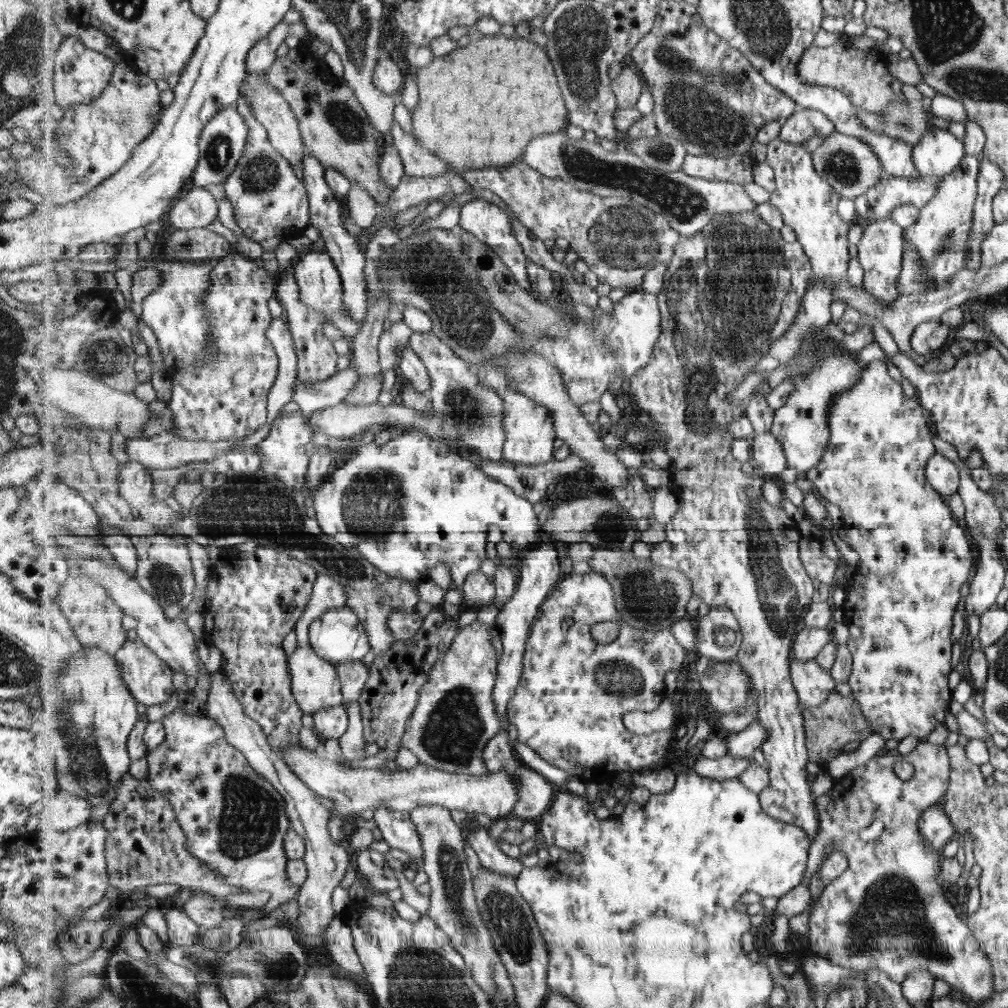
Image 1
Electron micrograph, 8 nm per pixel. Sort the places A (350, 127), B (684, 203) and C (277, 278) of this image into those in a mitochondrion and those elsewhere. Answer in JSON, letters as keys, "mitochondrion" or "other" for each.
{"A":"mitochondrion","B":"mitochondrion","C":"other"}

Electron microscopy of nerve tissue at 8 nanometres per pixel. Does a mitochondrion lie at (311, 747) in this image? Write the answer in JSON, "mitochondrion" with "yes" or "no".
{"mitochondrion":"no"}

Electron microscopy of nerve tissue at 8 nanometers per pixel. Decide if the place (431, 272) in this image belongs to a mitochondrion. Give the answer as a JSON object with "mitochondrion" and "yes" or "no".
{"mitochondrion":"yes"}

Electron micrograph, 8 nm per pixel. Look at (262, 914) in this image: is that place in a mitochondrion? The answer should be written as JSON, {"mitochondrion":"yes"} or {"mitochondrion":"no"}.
{"mitochondrion":"no"}

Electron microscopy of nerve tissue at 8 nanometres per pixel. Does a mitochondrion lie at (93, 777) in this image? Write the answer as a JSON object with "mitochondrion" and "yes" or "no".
{"mitochondrion":"yes"}

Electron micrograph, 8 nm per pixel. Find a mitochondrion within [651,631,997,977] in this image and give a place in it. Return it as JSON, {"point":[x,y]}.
{"point":[893,906]}

